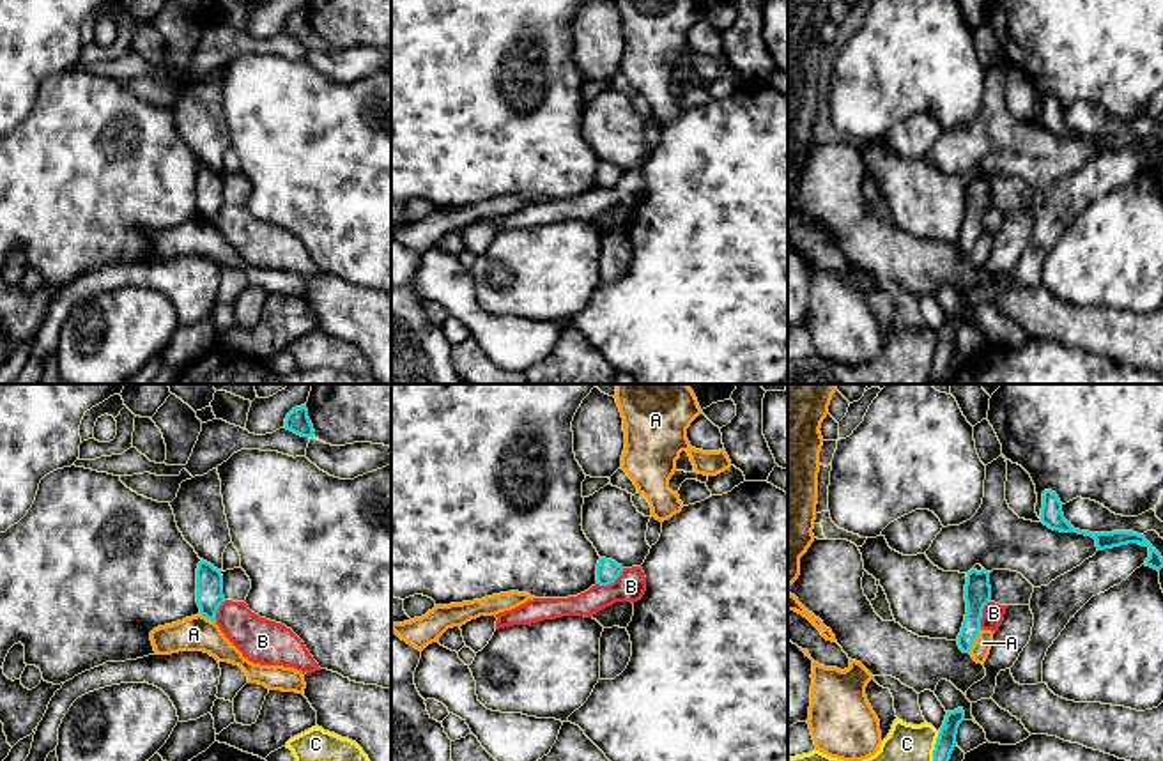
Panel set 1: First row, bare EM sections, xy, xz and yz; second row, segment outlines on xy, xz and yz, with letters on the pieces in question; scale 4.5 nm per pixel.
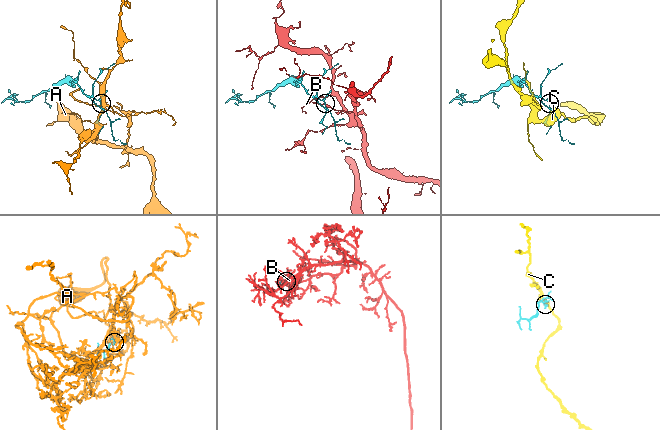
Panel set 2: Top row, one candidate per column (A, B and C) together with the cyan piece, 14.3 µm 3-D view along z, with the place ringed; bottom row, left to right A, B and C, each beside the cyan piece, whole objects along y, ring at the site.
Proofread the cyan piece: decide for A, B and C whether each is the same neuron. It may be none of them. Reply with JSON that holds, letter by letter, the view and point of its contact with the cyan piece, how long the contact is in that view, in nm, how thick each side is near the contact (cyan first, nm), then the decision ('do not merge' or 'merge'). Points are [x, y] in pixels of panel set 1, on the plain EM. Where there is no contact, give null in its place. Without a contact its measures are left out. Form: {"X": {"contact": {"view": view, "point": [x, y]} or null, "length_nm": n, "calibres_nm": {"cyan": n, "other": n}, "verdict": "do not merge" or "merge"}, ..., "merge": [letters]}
{"A": {"contact": {"view": "yz", "point": [974, 243]}, "length_nm": 120, "calibres_nm": {"cyan": 130, "other": 90}, "verdict": "do not merge"}, "B": {"contact": {"view": "xz", "point": [611, 186]}, "length_nm": 150, "calibres_nm": {"cyan": 110, "other": 140}, "verdict": "do not merge"}, "C": {"contact": {"view": "yz", "point": [933, 360]}, "length_nm": 220, "calibres_nm": {"cyan": 90, "other": 300}, "verdict": "do not merge"}, "merge": []}

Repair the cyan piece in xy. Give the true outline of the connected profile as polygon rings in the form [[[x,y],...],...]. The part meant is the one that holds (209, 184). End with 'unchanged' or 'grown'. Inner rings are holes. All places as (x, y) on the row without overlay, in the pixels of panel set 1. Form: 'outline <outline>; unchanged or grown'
outline [[[202,163],[196,172],[196,207],[200,218],[216,227],[216,216],[223,205],[221,173]]]; unchanged

